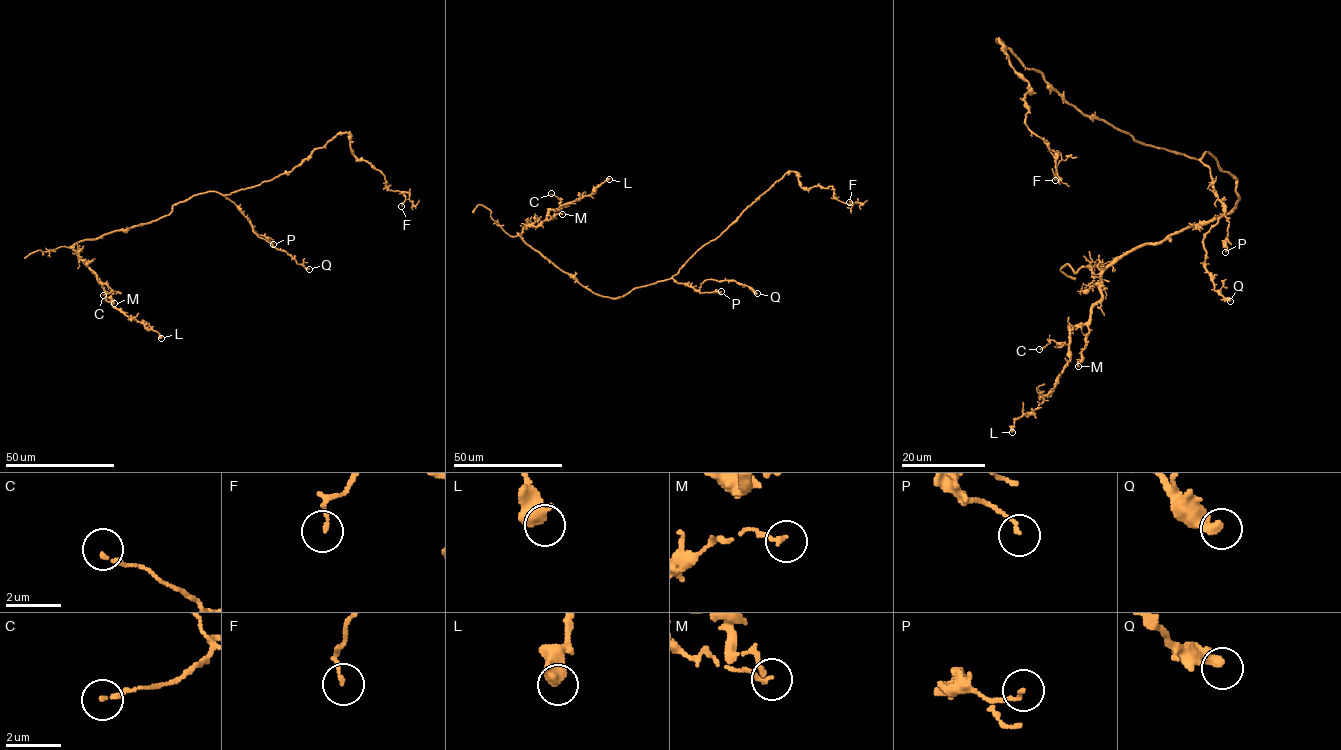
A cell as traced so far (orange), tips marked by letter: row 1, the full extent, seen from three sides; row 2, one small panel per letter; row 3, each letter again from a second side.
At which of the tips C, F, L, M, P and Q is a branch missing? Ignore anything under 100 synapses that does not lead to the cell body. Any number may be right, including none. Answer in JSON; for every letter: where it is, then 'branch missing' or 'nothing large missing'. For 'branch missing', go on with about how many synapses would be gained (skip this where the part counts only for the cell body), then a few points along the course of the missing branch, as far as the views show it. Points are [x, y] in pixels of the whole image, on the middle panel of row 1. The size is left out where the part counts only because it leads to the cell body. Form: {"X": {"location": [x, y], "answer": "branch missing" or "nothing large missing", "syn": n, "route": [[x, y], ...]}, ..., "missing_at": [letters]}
{"C": {"location": [551, 193], "answer": "nothing large missing"}, "F": {"location": [849, 202], "answer": "nothing large missing"}, "L": {"location": [609, 179], "answer": "nothing large missing"}, "M": {"location": [562, 214], "answer": "nothing large missing"}, "P": {"location": [721, 291], "answer": "nothing large missing"}, "Q": {"location": [757, 293], "answer": "nothing large missing"}, "missing_at": []}

